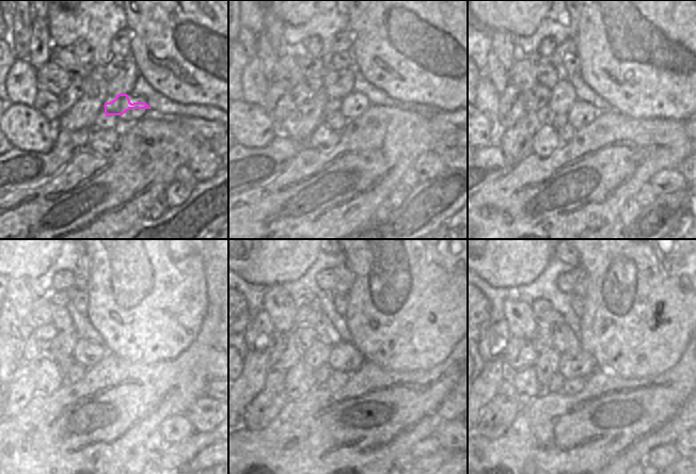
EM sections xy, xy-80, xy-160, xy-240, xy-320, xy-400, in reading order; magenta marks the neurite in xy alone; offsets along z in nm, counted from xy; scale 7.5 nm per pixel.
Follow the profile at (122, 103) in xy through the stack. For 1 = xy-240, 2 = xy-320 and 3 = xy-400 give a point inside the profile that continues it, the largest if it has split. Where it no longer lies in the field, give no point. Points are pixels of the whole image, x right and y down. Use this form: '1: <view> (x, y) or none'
1: xy-240 (112, 351)
2: xy-320 (344, 357)
3: xy-400 (582, 365)

